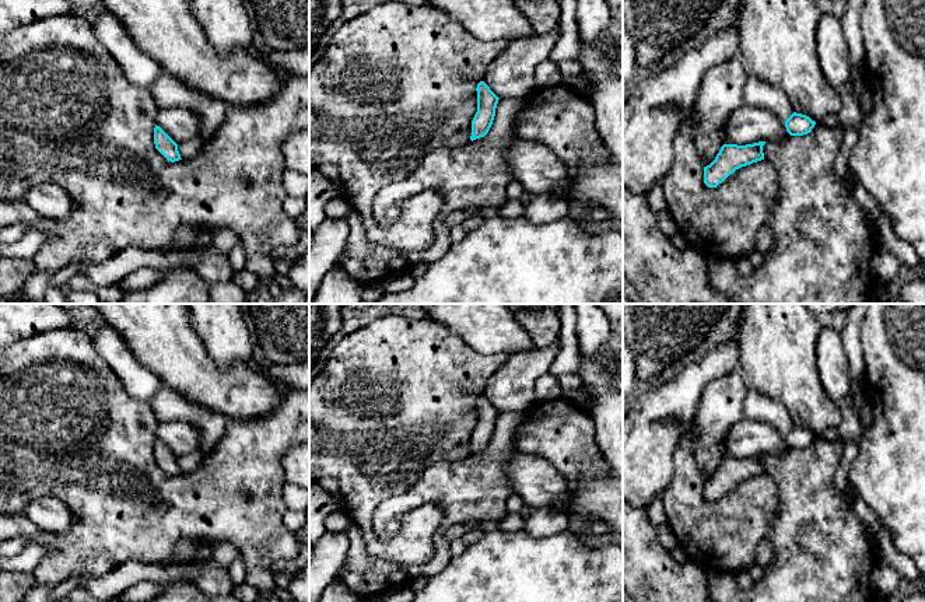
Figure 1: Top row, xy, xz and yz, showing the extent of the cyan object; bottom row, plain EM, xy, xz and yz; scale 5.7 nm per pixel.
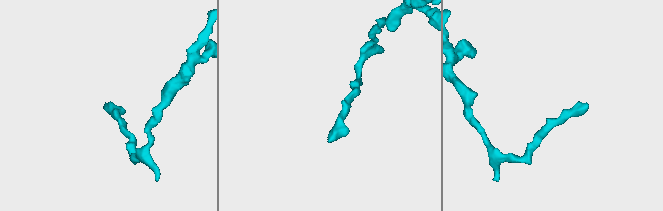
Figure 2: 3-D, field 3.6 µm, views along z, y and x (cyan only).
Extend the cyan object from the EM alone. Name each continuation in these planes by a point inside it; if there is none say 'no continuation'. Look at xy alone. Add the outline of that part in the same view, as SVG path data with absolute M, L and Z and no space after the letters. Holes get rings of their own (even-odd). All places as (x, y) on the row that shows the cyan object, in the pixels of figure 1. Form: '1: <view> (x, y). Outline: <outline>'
no continuation

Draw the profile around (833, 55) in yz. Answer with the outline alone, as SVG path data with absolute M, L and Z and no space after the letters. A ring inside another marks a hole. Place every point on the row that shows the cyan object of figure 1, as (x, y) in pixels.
M833 13L821 14L816 42L820 70L827 83L835 90L851 85L851 62L841 18Z

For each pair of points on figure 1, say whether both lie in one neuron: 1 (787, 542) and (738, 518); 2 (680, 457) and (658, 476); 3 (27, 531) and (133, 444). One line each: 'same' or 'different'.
1: different
2: different
3: same

